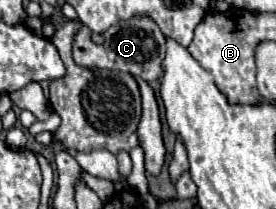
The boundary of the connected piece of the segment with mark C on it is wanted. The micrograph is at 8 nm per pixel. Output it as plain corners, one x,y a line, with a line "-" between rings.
132,16
132,20
120,20
118,24
108,28
108,32
104,32
102,38
104,42
96,44
92,40
92,30
80,22
80,28
74,36
74,48
72,48
74,62
84,68
108,68
108,70
128,72
146,82
158,80
162,76
160,62
166,52
164,34
160,32
160,28
150,16

